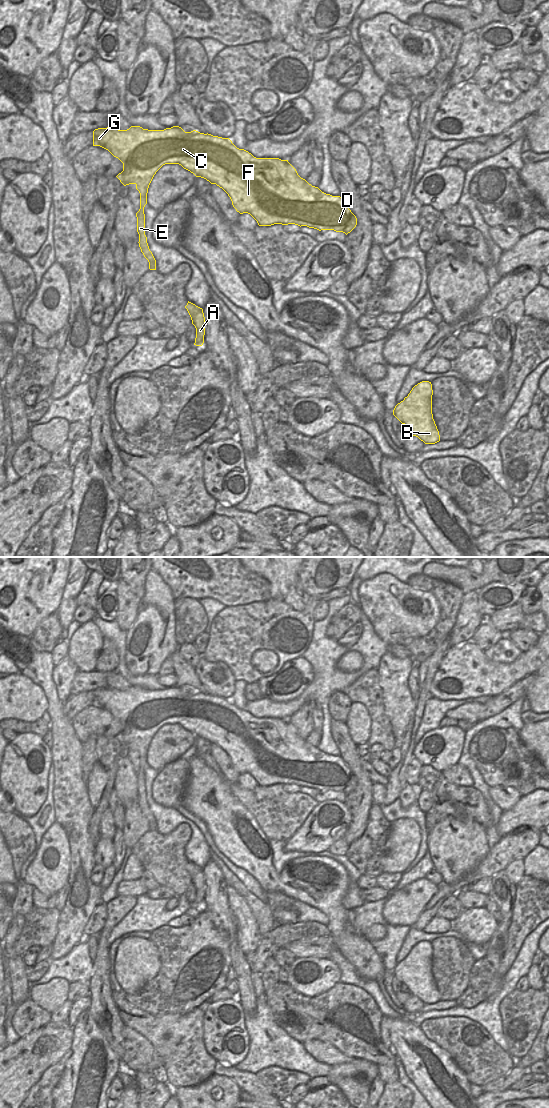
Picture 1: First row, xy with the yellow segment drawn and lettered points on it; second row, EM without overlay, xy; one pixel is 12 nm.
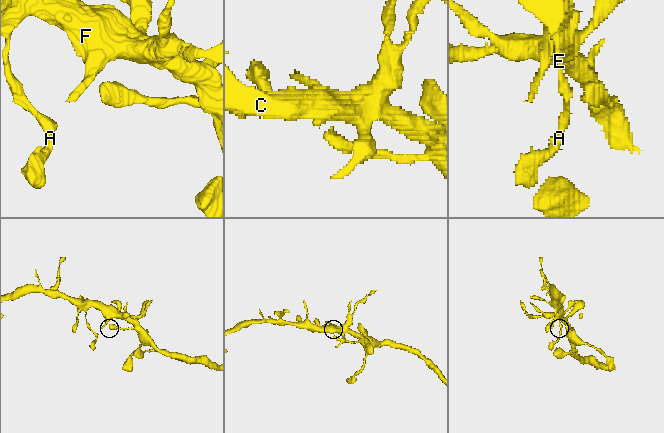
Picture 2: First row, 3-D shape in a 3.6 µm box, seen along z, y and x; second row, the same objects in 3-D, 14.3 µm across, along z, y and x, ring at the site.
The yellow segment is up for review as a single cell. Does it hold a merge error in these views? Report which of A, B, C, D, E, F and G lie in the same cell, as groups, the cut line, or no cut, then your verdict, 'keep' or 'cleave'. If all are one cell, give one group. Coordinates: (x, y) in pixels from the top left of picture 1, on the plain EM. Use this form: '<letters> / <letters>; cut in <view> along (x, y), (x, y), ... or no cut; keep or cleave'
A B C D E F G; no cut; keep

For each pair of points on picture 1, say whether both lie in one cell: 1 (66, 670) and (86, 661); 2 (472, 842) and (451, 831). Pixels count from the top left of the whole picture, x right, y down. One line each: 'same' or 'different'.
1: different
2: same

